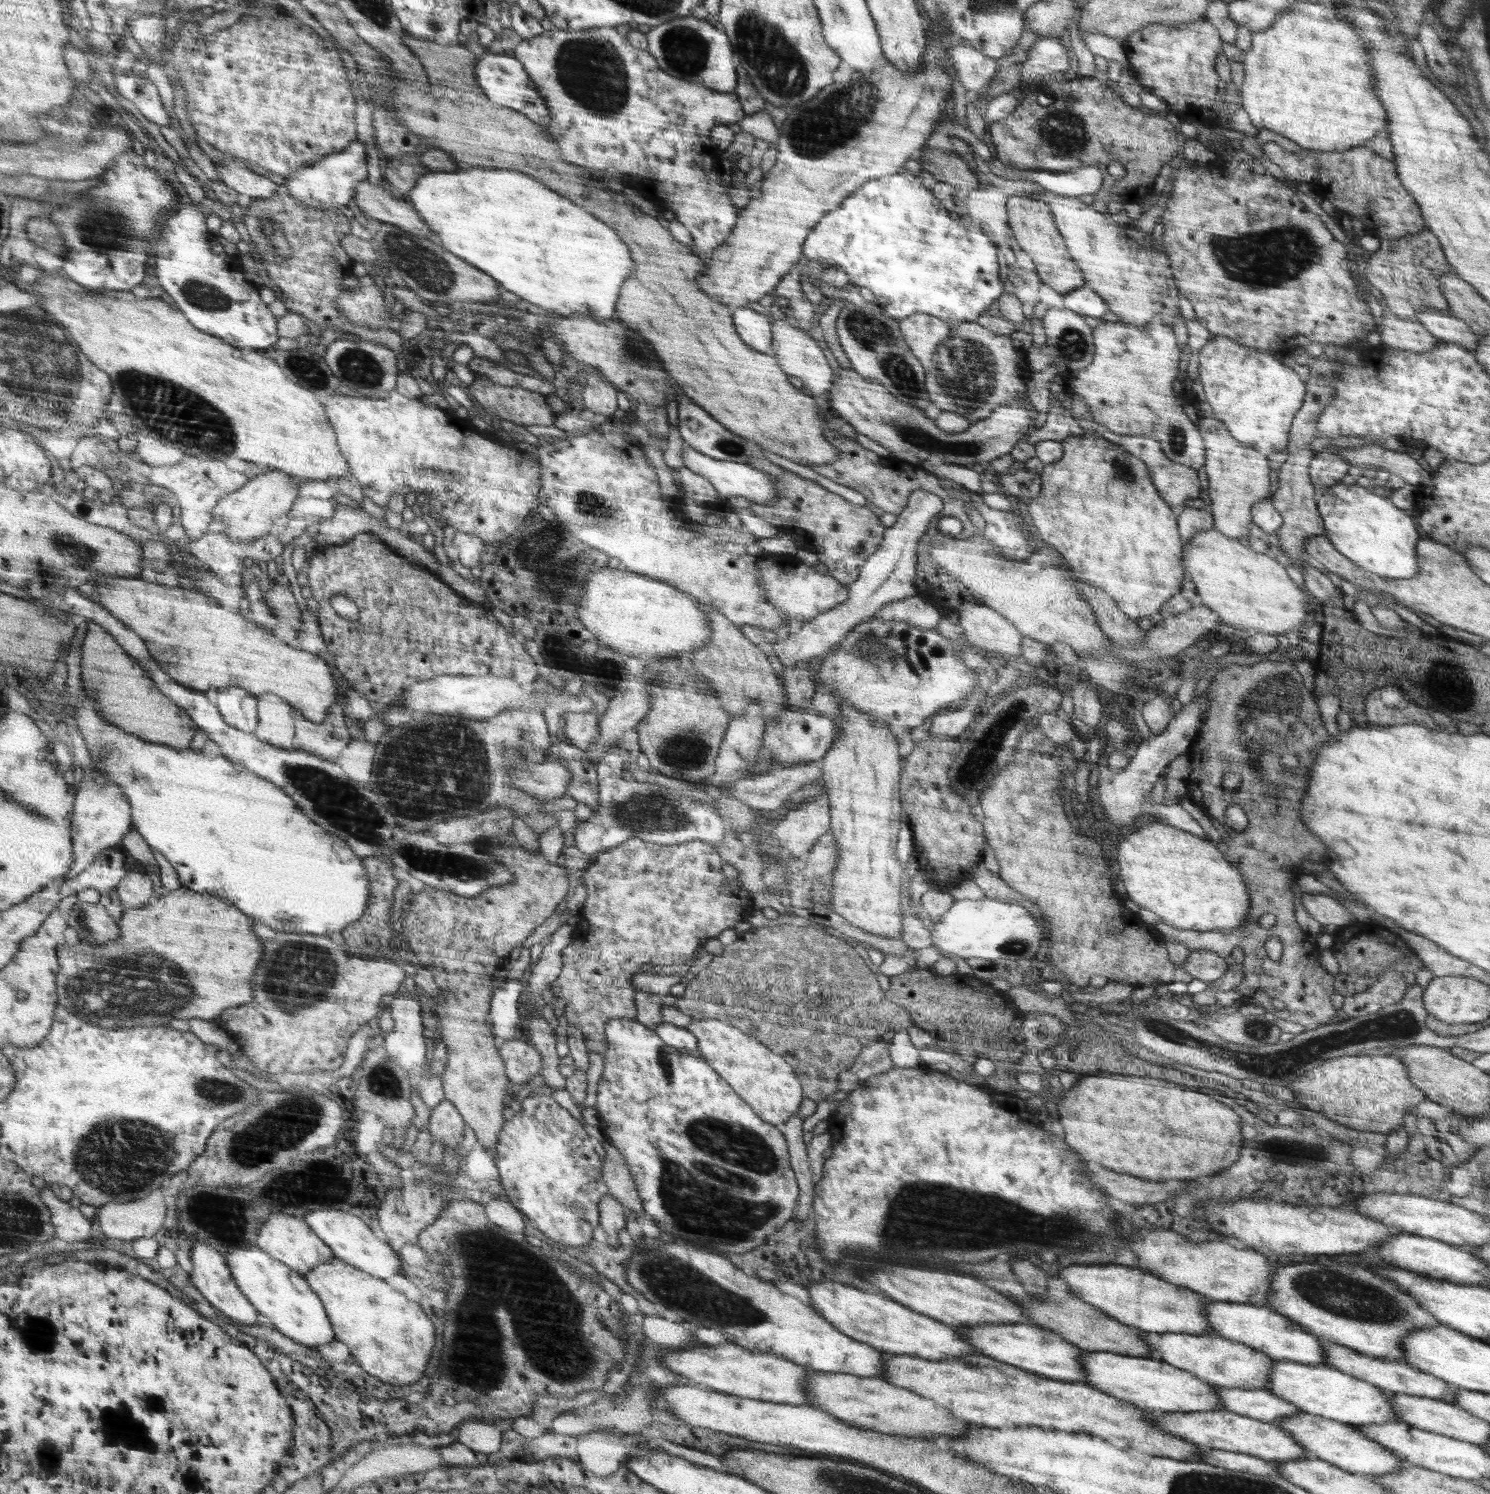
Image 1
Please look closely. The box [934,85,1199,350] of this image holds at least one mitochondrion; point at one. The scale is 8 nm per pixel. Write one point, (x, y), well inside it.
(1063, 131)

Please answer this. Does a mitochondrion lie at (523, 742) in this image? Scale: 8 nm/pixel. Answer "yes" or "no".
yes

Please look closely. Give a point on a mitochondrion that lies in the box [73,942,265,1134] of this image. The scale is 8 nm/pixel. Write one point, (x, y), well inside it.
(219, 1092)

